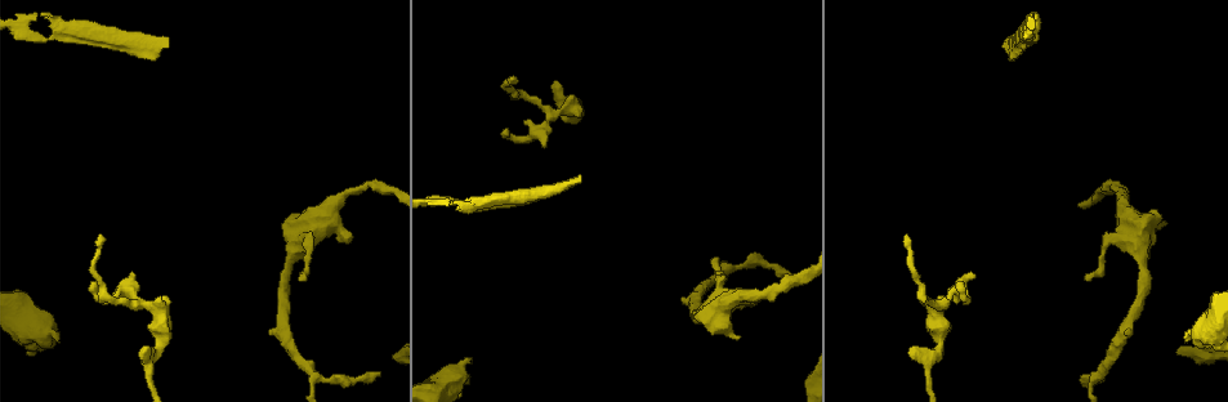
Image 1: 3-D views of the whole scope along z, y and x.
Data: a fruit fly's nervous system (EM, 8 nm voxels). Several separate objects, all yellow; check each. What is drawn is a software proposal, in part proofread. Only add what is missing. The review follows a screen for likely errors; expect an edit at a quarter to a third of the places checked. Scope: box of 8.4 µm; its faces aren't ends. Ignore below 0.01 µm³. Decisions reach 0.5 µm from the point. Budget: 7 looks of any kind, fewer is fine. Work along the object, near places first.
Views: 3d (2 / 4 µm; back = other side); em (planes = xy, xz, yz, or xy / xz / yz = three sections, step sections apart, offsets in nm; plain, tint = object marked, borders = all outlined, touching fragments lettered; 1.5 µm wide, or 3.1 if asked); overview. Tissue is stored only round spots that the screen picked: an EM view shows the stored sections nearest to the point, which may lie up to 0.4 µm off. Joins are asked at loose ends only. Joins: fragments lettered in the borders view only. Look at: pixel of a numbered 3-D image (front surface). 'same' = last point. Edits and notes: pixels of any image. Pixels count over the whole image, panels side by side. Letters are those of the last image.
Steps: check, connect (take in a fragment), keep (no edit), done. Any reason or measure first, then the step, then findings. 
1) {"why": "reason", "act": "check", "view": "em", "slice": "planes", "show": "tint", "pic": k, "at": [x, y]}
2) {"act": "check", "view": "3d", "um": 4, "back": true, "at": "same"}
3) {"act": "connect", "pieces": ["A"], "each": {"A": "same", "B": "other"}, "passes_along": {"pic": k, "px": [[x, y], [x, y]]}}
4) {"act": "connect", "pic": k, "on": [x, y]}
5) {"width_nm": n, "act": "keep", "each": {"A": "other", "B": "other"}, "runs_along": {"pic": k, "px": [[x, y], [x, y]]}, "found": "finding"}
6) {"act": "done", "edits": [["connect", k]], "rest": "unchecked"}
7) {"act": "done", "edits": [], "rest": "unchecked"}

{"act": "check", "view": "3d", "um": 2, "pic": 1, "at": [910, 356]}

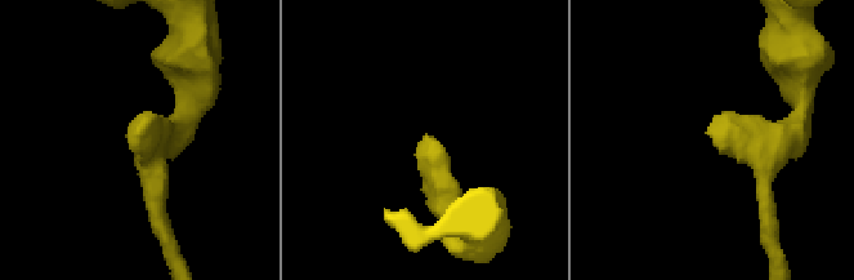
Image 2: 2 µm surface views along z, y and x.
{"act": "check", "view": "em", "slice": "planes", "show": "borders", "pic": 2, "at": [712, 140]}

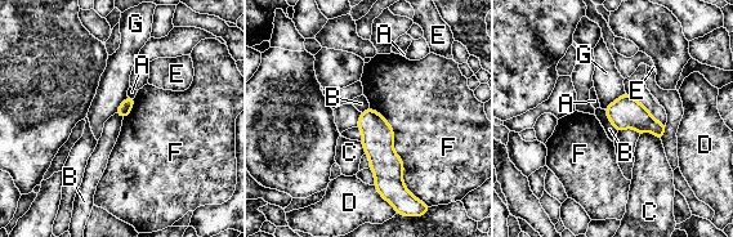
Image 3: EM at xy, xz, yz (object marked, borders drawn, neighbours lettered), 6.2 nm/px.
{"longest_contact_nm": ["F", 550], "act": "keep", "each": {"A": "other", "B": "other", "C": "other", "D": "other", "E": "other", "F": "other", "G": "other"}, "found": "none of them fits"}

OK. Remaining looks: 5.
{"why": "branch stops here", "act": "check", "view": "3d", "um": 2, "back": true, "pic": 1, "at": [509, 80]}

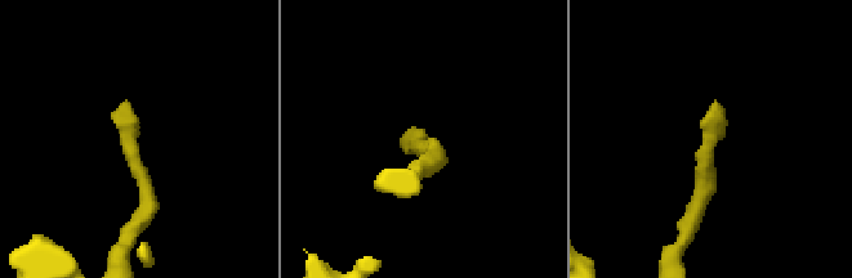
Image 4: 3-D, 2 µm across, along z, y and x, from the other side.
{"why": "now the EM", "act": "check", "view": "em", "slice": "xy", "step": 8, "show": "borders", "pic": 4, "at": [421, 133]}

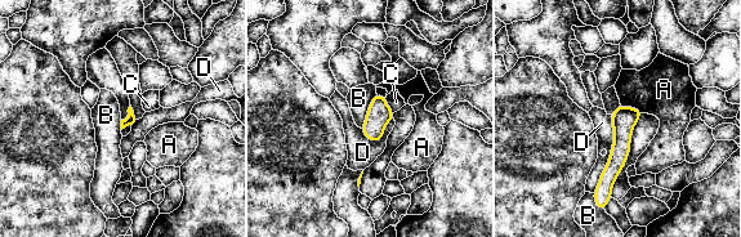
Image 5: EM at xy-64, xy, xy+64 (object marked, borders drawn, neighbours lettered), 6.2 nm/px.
{"act": "check", "view": "em", "slice": "planes", "show": "borders", "at": "same"}

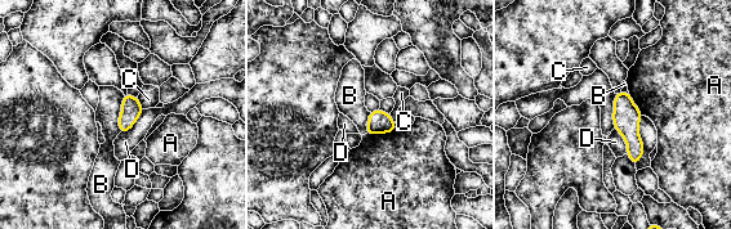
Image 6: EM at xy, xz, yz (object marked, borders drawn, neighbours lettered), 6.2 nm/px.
{"width_nm": 130, "act": "keep", "each": {"A": "other", "B": "other", "C": "other", "D": "other"}, "border": {"pic": 6, "px": [[124, 95], [120, 103], [119, 131]]}, "found": "none of them fits"}

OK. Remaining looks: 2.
{"why": "free end", "act": "check", "view": "em", "slice": "xy", "step": 4, "show": "borders", "pic": 1, "at": [1189, 339]}

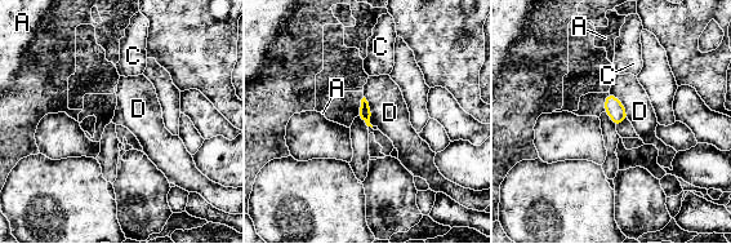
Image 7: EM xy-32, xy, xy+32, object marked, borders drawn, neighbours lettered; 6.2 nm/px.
{"act": "keep", "each": {"A": "other", "C": "other", "D": "other"}, "border": {"pic": 7, "px": [[364, 96], [373, 125]]}, "found": "no lettered fragment goes on from it"}

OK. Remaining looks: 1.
{"act": "done", "edits": [], "rest": "unchecked"}

